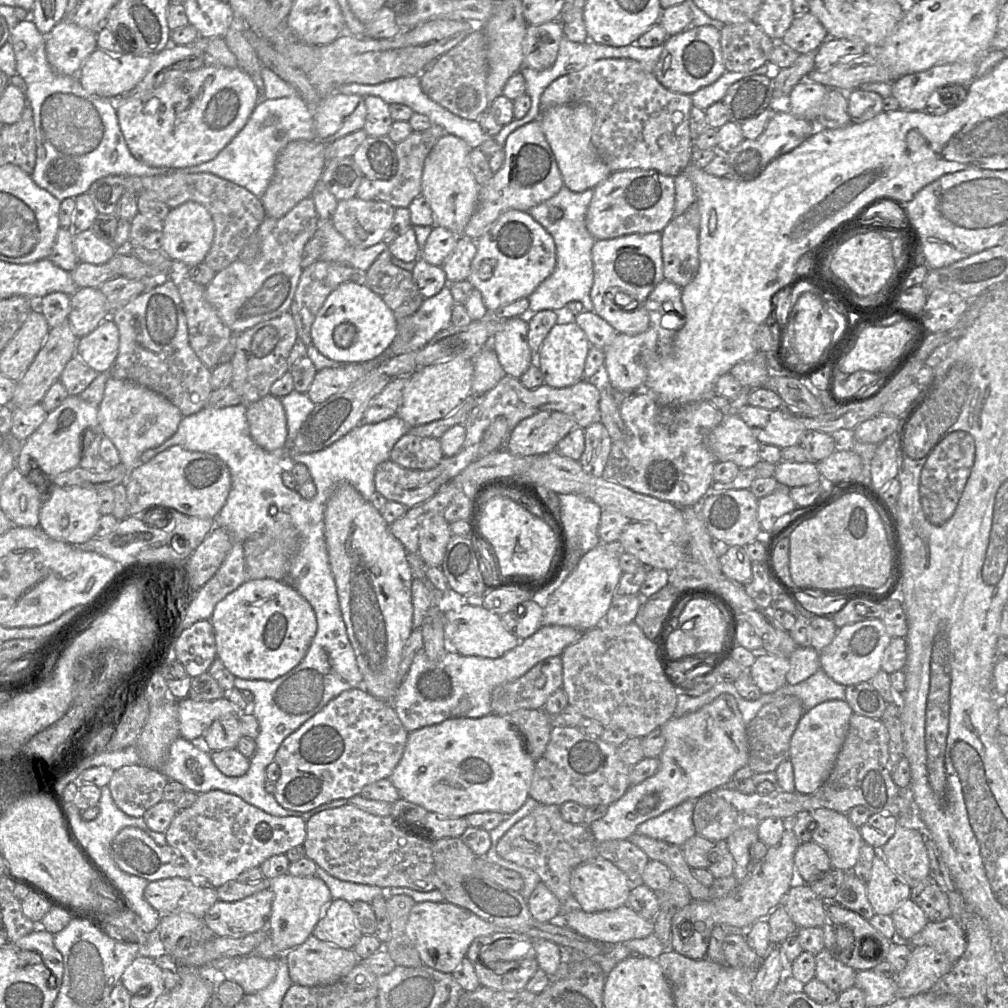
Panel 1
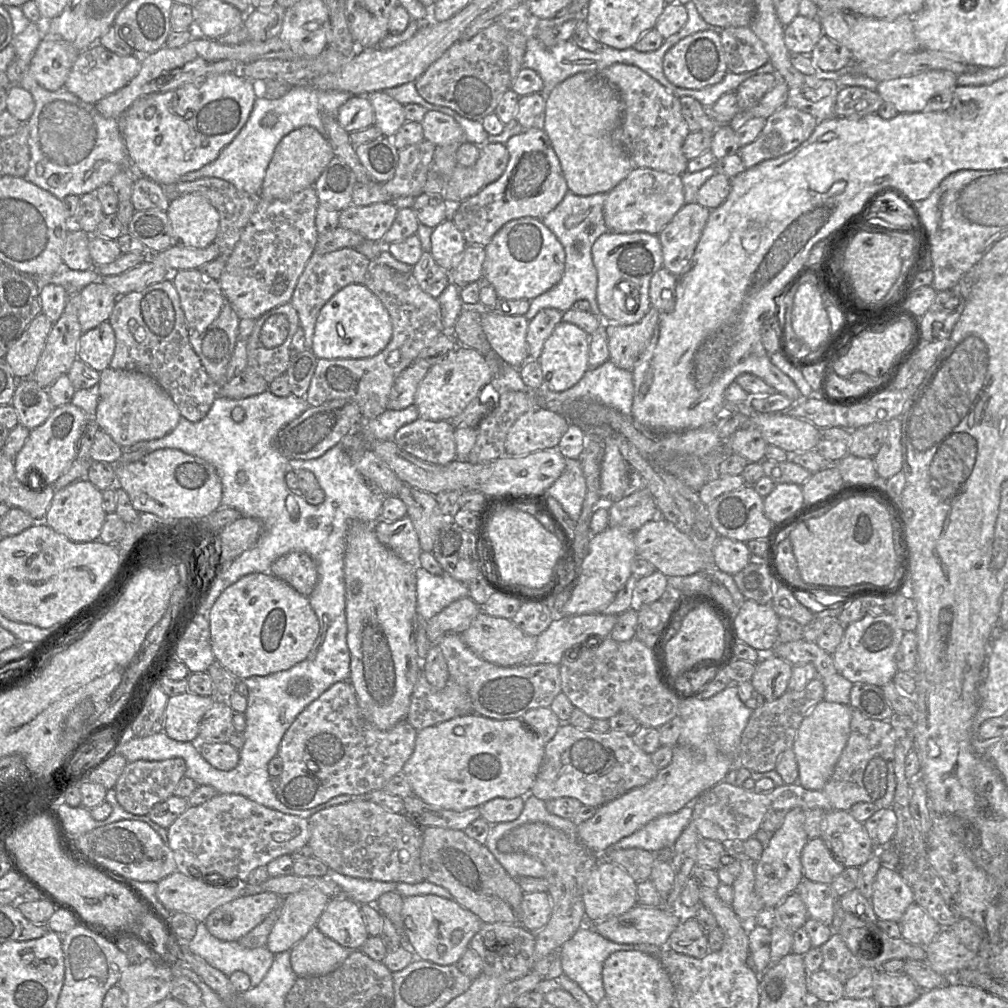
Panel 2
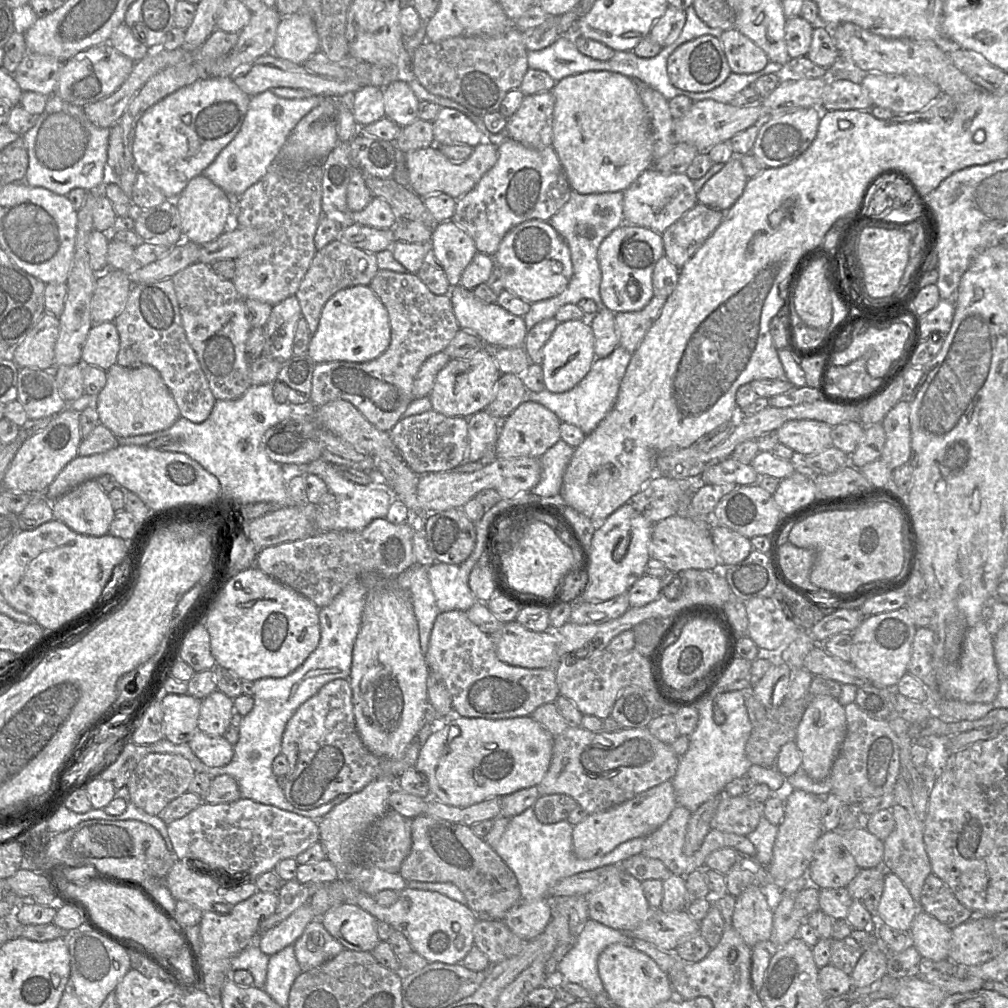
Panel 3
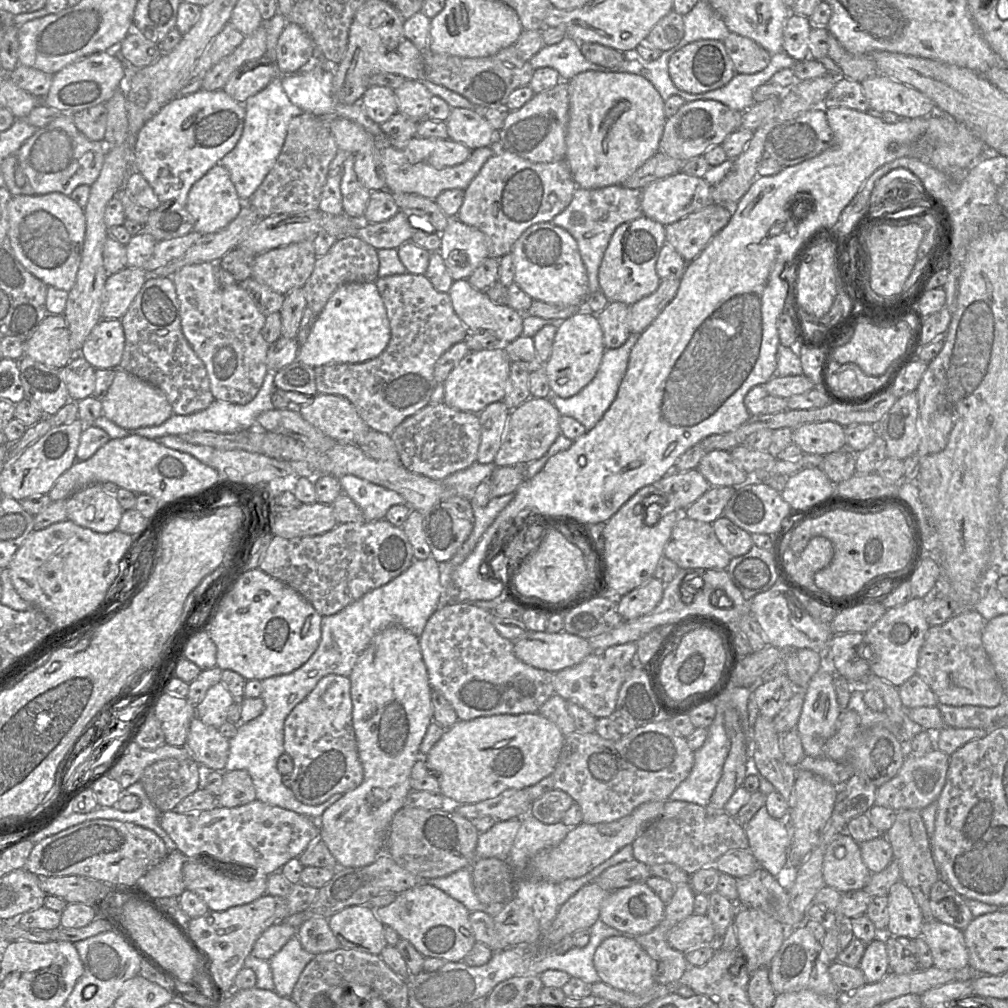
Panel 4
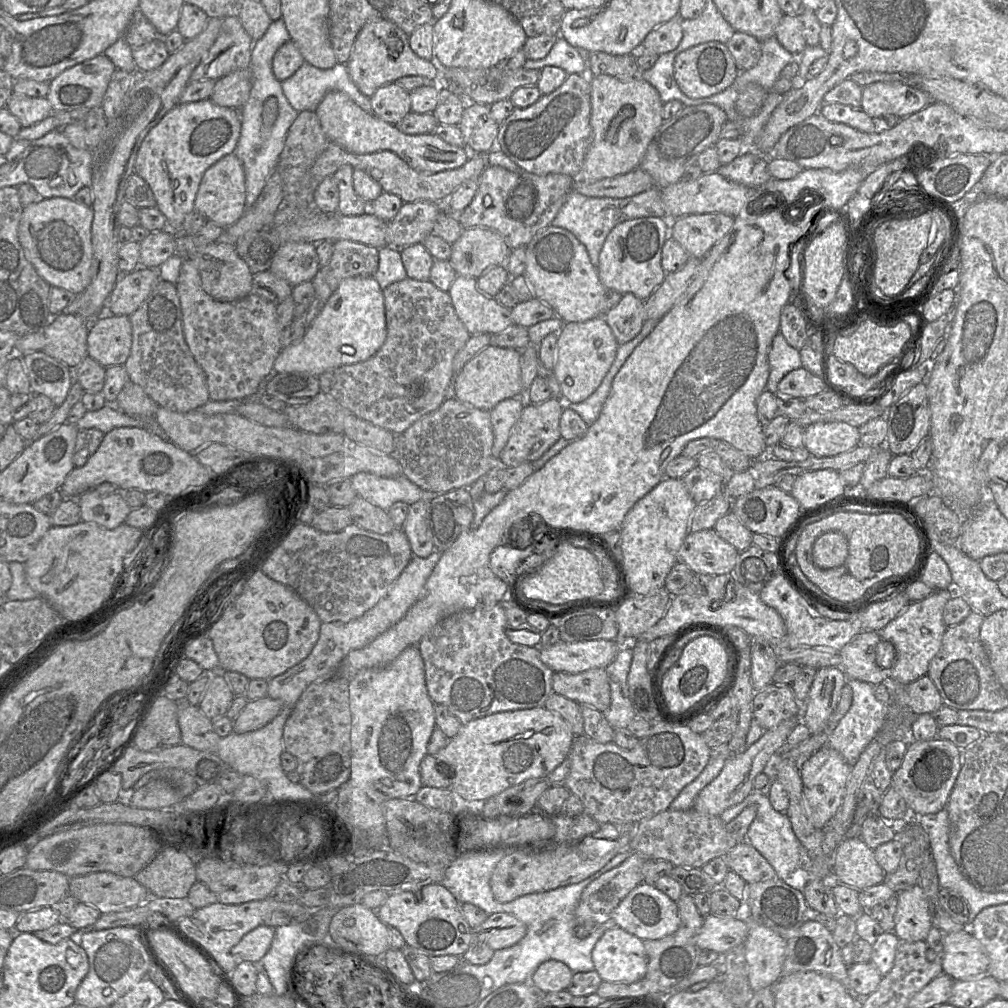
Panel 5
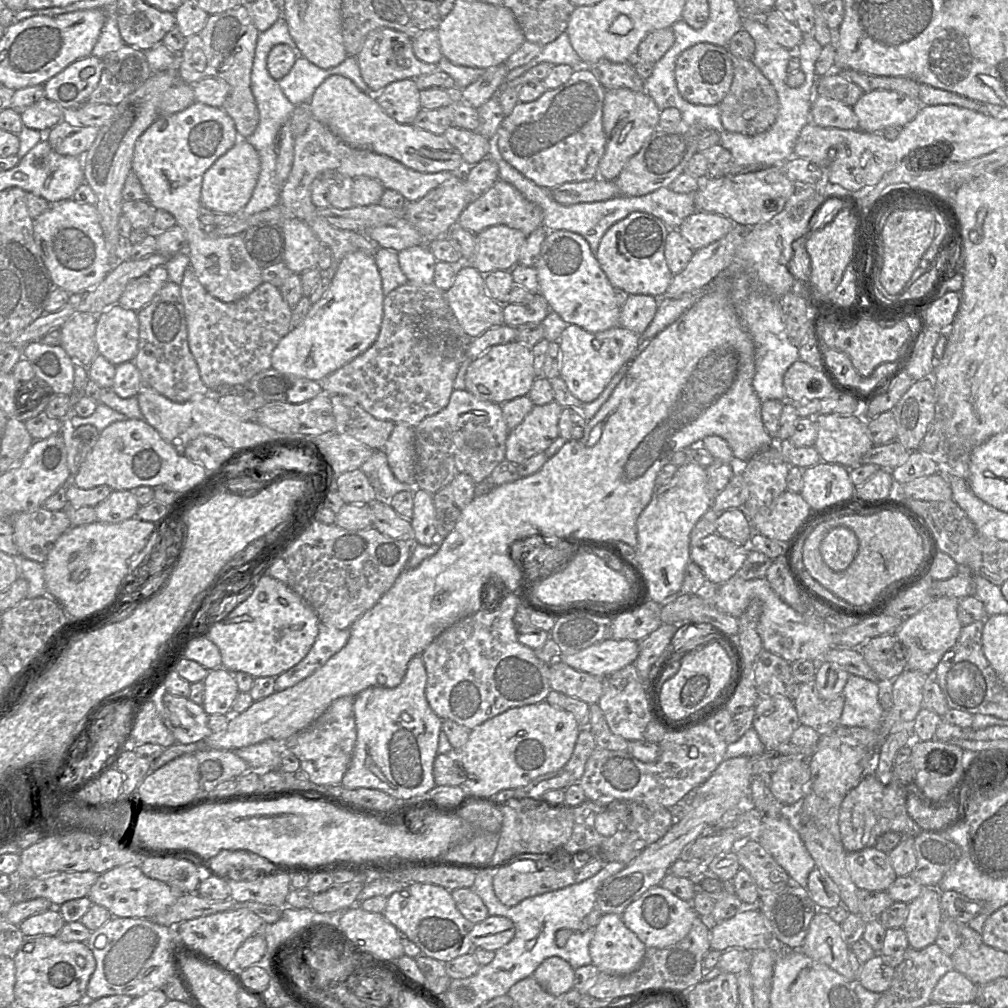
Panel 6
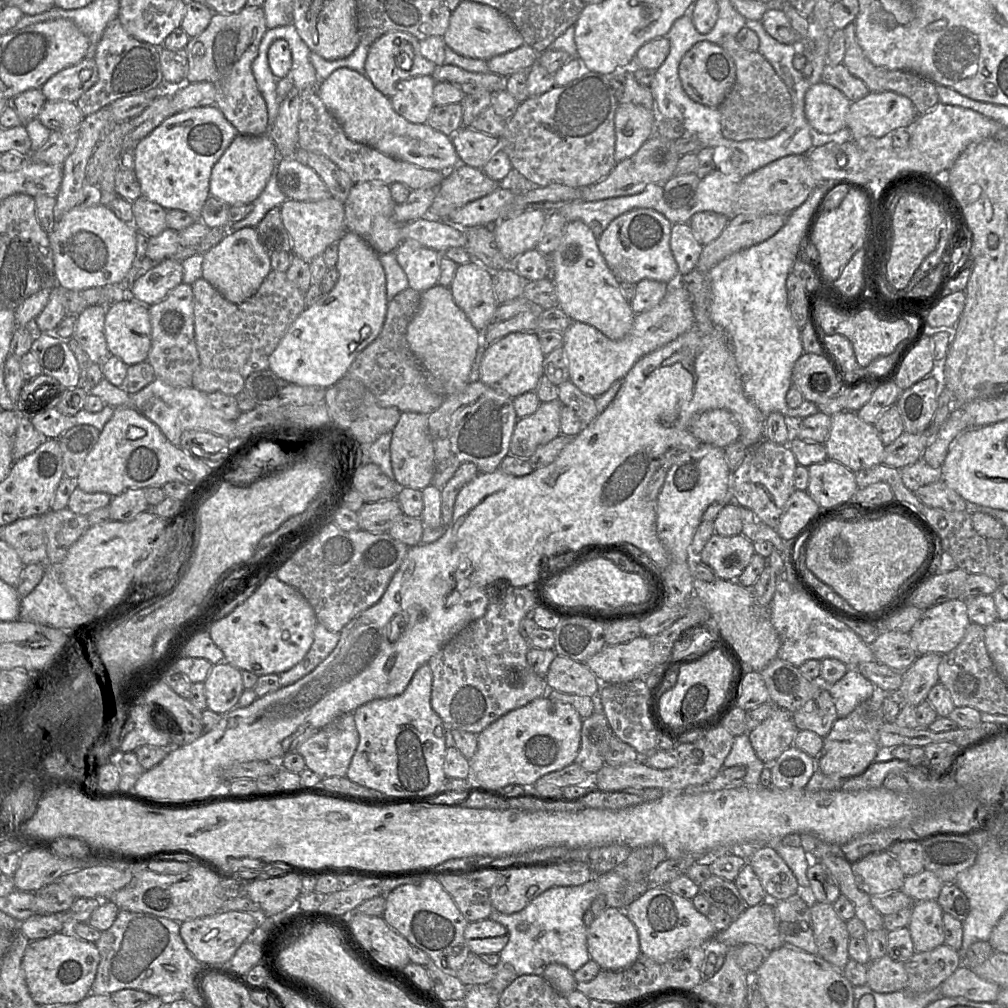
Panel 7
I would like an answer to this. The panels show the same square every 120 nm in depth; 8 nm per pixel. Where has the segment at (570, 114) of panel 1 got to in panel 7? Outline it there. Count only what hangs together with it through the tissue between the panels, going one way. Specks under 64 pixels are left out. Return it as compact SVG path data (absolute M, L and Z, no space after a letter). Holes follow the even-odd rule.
M632 103L619 104L615 115L614 157L617 163L634 155L654 134L657 120L655 109Z

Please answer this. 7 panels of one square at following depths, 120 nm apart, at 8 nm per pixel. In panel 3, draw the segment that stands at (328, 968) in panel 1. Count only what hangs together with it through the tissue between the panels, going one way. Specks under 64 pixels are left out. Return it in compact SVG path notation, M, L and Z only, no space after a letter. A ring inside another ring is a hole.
M314 919L294 942L295 957L302 972L320 966L345 948L324 928L320 919Z

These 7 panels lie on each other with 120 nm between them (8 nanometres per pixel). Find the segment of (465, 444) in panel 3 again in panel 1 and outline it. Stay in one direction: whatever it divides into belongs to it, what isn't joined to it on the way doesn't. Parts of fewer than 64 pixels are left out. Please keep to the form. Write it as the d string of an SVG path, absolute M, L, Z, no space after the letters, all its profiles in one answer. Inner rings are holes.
M407 433L394 445L389 459L413 470L428 470L444 458L440 439L418 437Z

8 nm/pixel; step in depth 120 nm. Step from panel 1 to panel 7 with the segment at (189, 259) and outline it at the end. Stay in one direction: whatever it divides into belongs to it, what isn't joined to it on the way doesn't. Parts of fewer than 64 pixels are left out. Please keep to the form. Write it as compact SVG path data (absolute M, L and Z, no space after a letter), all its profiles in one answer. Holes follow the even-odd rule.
M268 134L261 136L237 135L214 165L210 176L210 195L228 205L253 203L263 192L278 164L278 150Z

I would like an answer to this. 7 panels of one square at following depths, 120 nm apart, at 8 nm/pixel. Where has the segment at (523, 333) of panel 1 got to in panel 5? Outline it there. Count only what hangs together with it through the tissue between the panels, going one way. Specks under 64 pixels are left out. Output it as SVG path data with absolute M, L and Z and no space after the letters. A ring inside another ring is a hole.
M457 275L448 293L470 335L499 333L514 324L511 309L482 293L477 278Z

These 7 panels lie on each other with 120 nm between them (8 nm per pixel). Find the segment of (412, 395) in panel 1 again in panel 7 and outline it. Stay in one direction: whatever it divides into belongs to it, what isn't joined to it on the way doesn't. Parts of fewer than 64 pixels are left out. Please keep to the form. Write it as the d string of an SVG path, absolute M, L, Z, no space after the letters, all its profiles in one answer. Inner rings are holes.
M514 332L486 345L480 363L480 381L512 398L535 391L544 376L545 355L538 332Z

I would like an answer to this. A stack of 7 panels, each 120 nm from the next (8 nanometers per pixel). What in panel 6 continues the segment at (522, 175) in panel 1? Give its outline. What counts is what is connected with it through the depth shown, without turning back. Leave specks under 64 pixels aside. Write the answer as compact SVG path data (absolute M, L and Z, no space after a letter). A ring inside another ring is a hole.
M499 179L490 189L464 209L457 224L476 235L489 227L506 225L529 236L543 225L543 212L538 205L527 200L511 184Z

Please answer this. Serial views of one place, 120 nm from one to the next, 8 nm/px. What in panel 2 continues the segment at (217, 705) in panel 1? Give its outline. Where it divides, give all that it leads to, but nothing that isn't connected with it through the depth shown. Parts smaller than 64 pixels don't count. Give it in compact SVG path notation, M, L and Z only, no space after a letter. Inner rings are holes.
M189 691L169 696L164 731L179 742L195 740L205 713L214 707L217 696L200 696Z

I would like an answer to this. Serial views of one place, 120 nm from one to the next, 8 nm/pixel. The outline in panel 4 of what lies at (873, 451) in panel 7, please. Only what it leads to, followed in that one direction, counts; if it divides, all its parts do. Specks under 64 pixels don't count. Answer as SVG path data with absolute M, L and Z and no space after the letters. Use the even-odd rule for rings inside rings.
M833 421L802 424L793 429L792 440L804 454L826 455L846 448L844 427Z

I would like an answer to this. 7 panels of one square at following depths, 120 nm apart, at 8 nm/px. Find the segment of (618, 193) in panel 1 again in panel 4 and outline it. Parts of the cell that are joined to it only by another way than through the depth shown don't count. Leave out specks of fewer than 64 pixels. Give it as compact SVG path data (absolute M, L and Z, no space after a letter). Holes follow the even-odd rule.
M678 172L664 179L654 181L641 190L643 216L666 226L685 216L713 204L711 185L703 178Z

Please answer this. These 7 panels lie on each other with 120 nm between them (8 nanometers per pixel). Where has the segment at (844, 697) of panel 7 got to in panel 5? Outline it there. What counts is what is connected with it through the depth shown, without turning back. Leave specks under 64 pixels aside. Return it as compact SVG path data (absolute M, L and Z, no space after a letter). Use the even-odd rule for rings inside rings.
M855 679L847 680L852 689L851 706L837 725L834 728L830 728L831 732L826 742L826 747L837 750L843 759L852 767L858 761L865 747L882 728L888 714L888 705L876 699L872 684Z

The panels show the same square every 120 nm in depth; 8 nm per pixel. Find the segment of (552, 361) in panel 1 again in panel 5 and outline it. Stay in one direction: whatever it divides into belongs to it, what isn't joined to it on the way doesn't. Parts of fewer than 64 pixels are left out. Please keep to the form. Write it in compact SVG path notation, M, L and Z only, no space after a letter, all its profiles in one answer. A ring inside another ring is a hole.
M603 316L583 322L565 322L557 334L553 371L561 386L561 399L564 403L580 403L601 384L616 357L619 343Z

